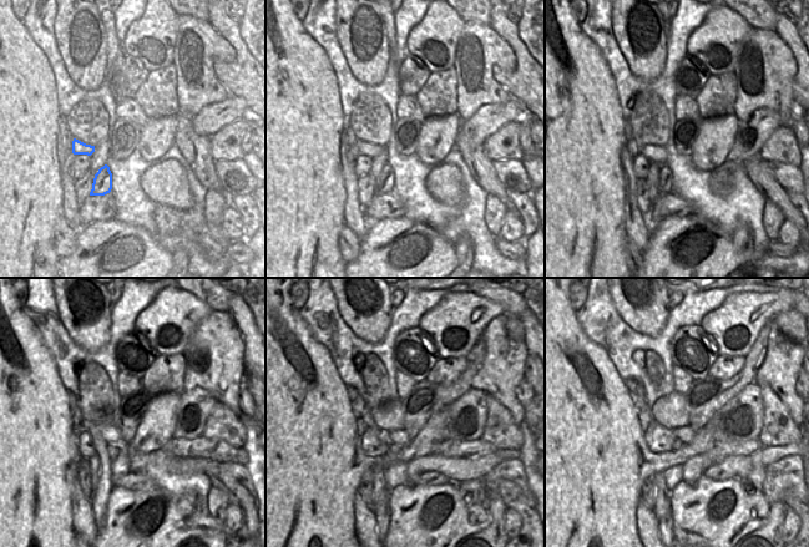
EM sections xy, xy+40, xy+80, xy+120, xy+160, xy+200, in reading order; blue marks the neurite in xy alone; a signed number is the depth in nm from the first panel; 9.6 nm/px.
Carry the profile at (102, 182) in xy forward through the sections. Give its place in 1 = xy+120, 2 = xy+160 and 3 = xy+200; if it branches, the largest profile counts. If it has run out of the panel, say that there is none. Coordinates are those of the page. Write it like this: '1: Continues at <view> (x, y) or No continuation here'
1: Continues at xy+120 (105, 451)
2: Continues at xy+160 (394, 447)
3: Continues at xy+200 (677, 444)

